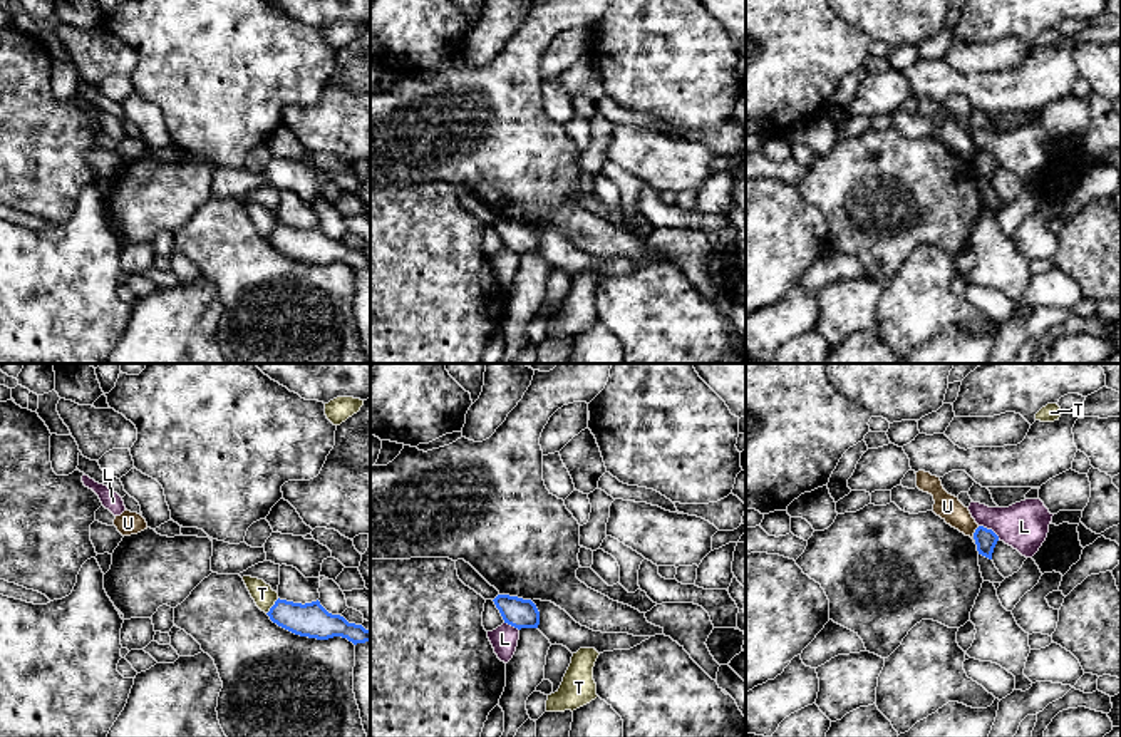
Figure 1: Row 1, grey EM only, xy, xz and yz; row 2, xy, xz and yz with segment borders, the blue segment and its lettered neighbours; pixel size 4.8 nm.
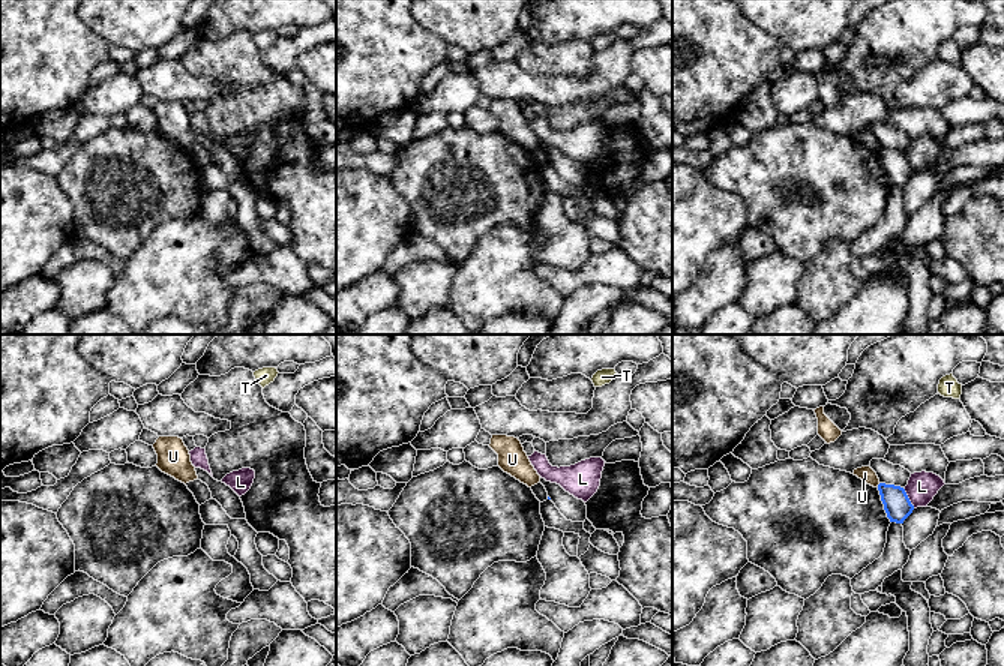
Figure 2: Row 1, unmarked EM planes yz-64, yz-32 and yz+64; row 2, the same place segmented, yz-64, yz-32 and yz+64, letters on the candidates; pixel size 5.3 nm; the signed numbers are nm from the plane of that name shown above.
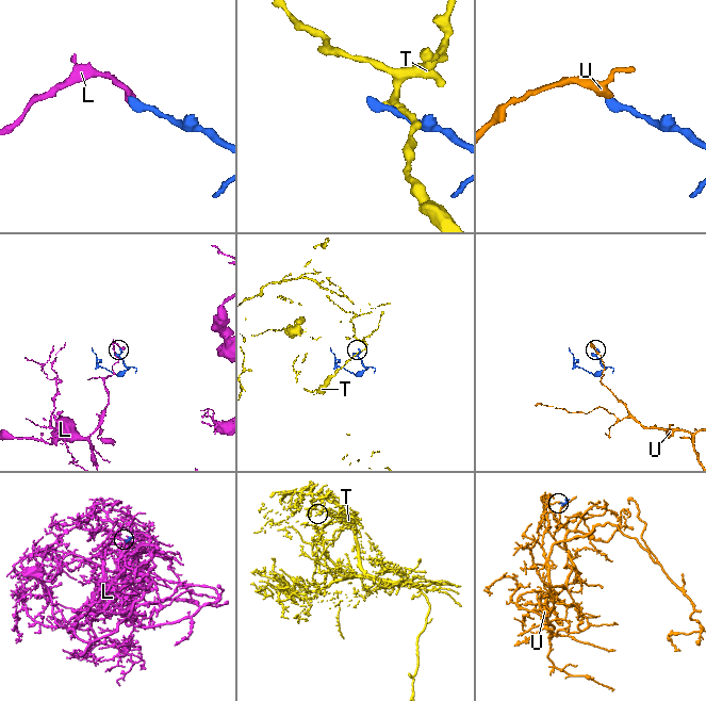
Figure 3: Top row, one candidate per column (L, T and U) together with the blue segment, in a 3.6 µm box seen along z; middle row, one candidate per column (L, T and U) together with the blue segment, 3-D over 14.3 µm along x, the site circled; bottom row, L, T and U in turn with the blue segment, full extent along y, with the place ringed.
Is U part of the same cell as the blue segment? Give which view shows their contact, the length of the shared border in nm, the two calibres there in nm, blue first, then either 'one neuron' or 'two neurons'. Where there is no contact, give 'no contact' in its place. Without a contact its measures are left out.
meets blue in yz; contact 60 nm long; 110 nm thick on the blue side, 120 nm on the other; two neurons

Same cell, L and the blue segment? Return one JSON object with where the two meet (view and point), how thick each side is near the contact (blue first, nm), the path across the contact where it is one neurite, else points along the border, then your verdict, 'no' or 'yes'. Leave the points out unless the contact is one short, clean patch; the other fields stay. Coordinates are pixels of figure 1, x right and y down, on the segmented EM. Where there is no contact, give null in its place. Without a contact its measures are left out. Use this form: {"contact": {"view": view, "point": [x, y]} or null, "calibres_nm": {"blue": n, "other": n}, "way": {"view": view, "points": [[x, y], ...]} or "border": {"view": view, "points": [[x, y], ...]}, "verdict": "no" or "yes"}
{"contact": {"view": "yz", "point": [989, 530]}, "calibres_nm": {"blue": 110, "other": 240}, "border": {"view": "yz", "points": [[979, 525], [999, 538]]}, "verdict": "no"}

